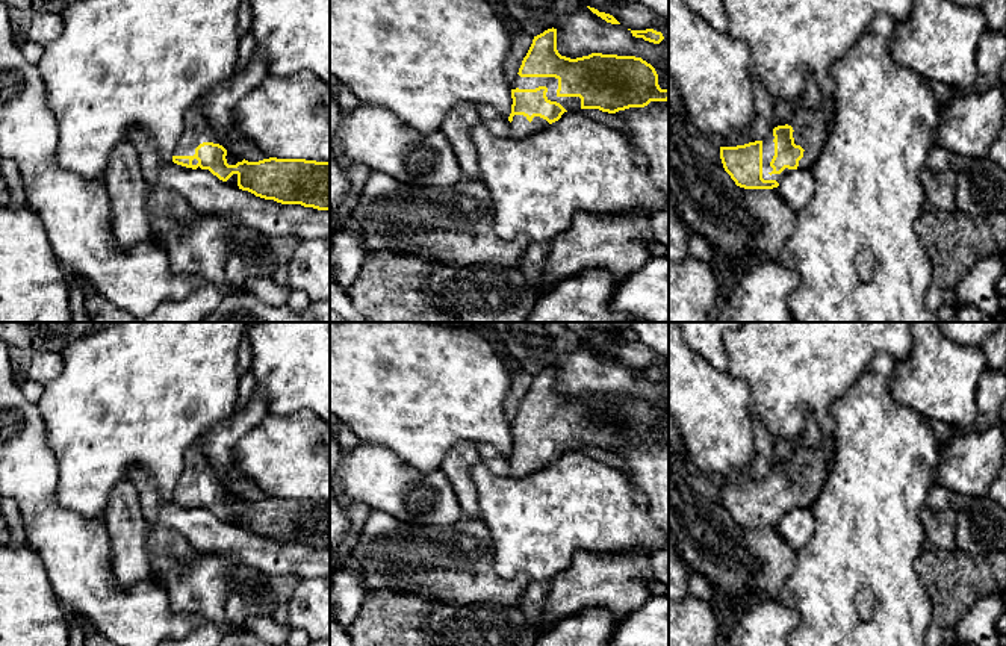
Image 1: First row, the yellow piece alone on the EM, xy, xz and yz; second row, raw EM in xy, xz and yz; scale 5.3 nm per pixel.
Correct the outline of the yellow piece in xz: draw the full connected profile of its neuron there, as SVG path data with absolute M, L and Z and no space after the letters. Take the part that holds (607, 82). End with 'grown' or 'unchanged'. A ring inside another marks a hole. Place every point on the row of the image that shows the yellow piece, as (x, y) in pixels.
M557 29L534 36L511 85L510 138L520 139L545 130L564 112L599 109L616 113L629 107L644 107L650 101L667 101L669 89L661 89L655 68L635 56L591 53L570 59L557 50Z | grown

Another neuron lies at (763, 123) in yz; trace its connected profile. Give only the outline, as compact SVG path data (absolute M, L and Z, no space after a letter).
M753 79L755 113L750 126L740 133L726 138L720 147L737 147L755 141L764 141L773 133L773 100L761 80Z

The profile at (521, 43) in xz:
M523 30L517 33L516 36L511 36L510 50L504 62L504 76L510 86L513 85L519 73L522 61L526 56L532 44L532 39L534 36L525 33Z

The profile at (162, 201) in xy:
M151 186L148 189L147 213L150 221L165 216L183 231L195 224L192 212L194 207L179 192L165 186Z

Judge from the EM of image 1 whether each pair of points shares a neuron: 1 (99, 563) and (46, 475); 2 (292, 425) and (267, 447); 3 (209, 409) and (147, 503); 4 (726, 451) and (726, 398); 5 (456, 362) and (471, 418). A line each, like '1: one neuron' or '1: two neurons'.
1: one neuron
2: one neuron
3: two neurons
4: one neuron
5: one neuron

